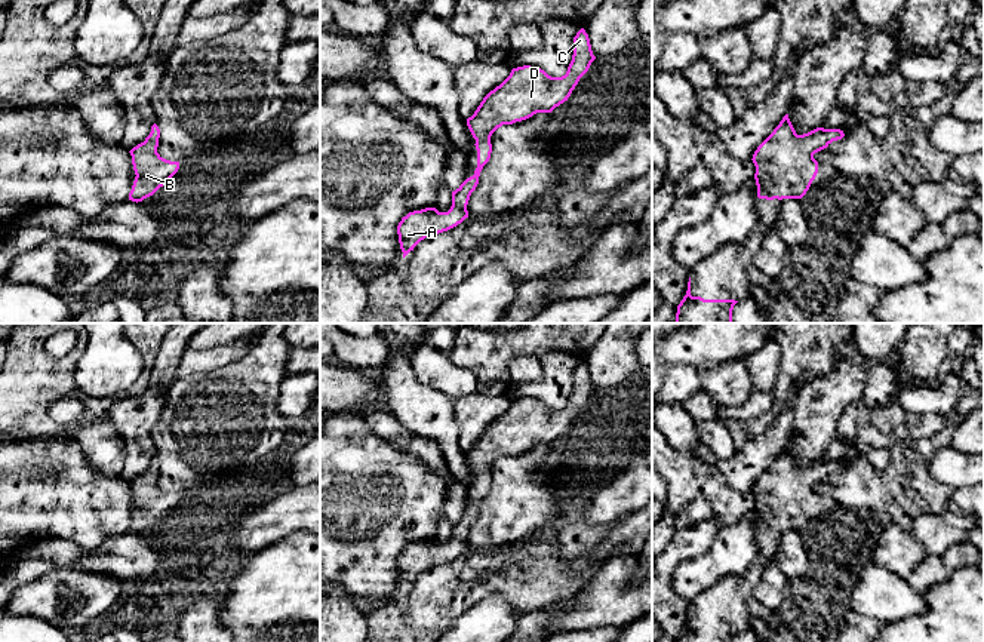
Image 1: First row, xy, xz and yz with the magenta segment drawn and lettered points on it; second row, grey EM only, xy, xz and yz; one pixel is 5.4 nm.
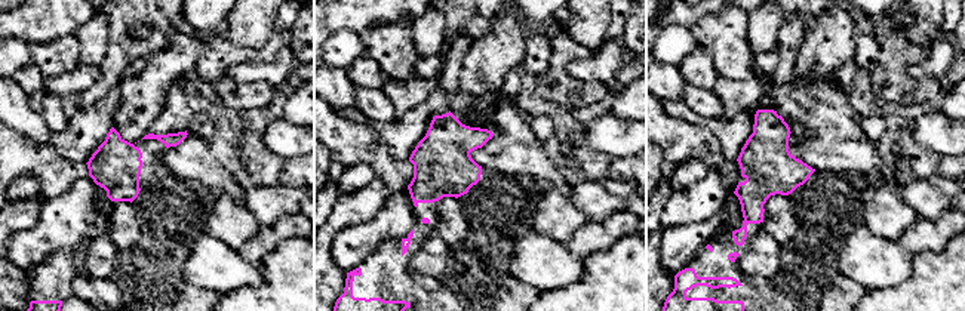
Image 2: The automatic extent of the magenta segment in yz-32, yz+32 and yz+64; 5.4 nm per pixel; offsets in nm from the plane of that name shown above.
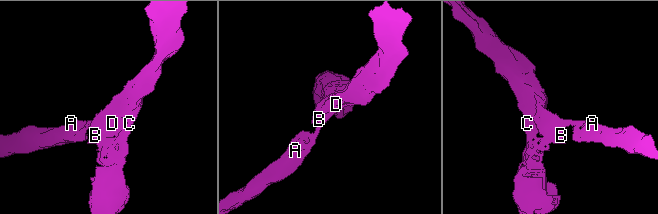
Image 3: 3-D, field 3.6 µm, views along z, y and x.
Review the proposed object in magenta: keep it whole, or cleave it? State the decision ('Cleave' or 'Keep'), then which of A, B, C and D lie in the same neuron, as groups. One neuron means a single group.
Keep. Groups: A B C D

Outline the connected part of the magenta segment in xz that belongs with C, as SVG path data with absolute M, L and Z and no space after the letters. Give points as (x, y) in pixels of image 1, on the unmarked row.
M581 360L574 369L574 387L565 408L551 409L538 399L517 399L483 430L474 446L467 451L477 482L474 507L452 523L452 538L448 544L425 540L402 550L397 566L403 590L425 569L448 563L468 550L470 528L479 516L483 498L491 491L492 466L502 457L526 452L536 445L551 445L568 433L594 391L588 366Z

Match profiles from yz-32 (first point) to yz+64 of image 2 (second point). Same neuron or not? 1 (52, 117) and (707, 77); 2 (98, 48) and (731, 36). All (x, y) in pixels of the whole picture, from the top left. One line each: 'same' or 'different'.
1: different
2: different

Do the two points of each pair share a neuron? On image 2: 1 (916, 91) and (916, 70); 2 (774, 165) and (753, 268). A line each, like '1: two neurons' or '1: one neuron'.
1: two neurons
2: two neurons

